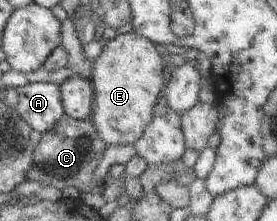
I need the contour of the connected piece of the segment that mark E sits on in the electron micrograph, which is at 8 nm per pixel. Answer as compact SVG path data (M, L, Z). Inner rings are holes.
M127 27L106 41L101 54L94 59L91 72L94 92L91 121L107 147L134 145L154 117L159 94L165 86L164 65L155 44Z

